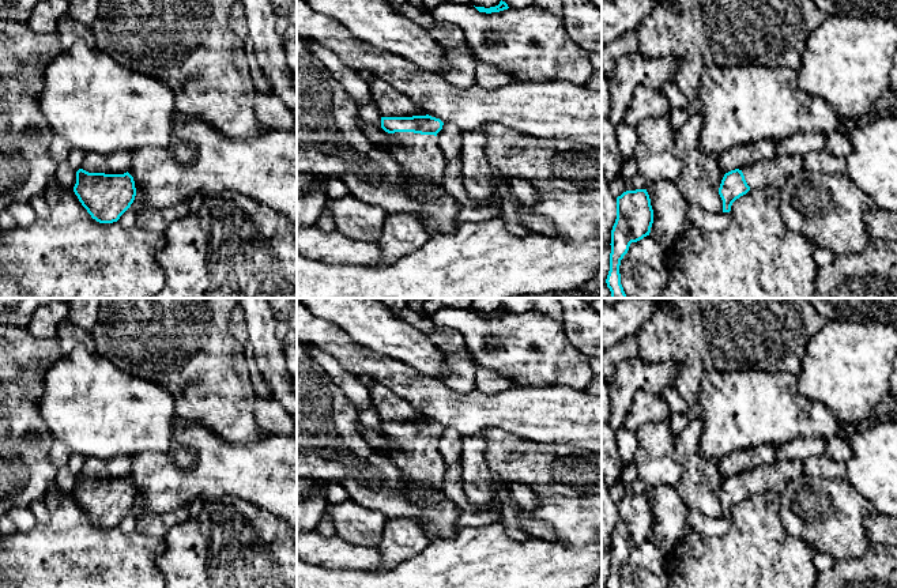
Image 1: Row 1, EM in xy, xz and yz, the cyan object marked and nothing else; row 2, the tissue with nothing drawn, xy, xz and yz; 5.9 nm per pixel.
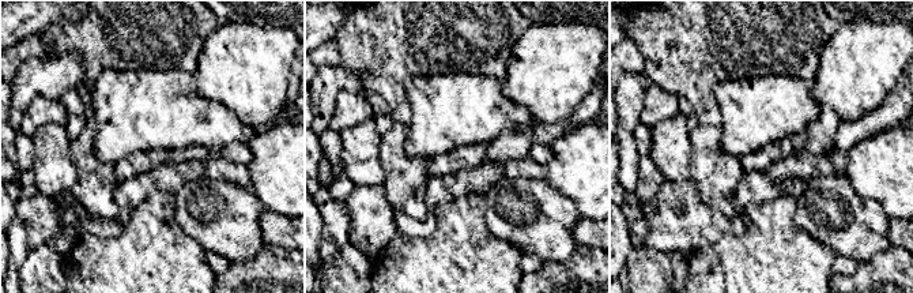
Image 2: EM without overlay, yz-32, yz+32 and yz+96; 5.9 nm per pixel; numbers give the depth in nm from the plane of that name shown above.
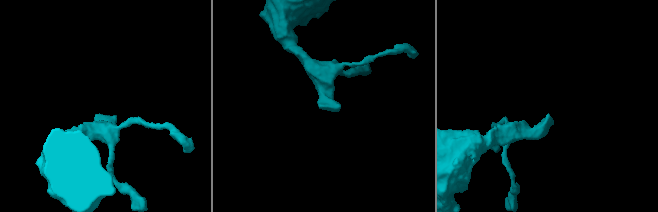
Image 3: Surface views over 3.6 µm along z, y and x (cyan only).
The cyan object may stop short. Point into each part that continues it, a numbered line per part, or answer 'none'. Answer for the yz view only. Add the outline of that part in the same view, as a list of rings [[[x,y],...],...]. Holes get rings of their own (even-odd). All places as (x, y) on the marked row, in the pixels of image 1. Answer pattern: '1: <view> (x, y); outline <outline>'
1: yz (773, 172); outline [[[776,155],[746,166],[742,173],[750,188],[765,185],[780,188],[788,177],[803,169],[803,155]]]

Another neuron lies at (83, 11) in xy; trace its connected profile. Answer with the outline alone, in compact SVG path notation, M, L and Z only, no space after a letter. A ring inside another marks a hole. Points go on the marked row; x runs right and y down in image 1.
M68 0L68 16L78 23L91 26L99 7L99 0Z

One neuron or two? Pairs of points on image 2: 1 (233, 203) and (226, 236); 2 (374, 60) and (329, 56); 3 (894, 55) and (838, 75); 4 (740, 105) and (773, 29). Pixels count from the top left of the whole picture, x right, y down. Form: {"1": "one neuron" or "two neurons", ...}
{"1": "one neuron", "2": "two neurons", "3": "one neuron", "4": "two neurons"}

